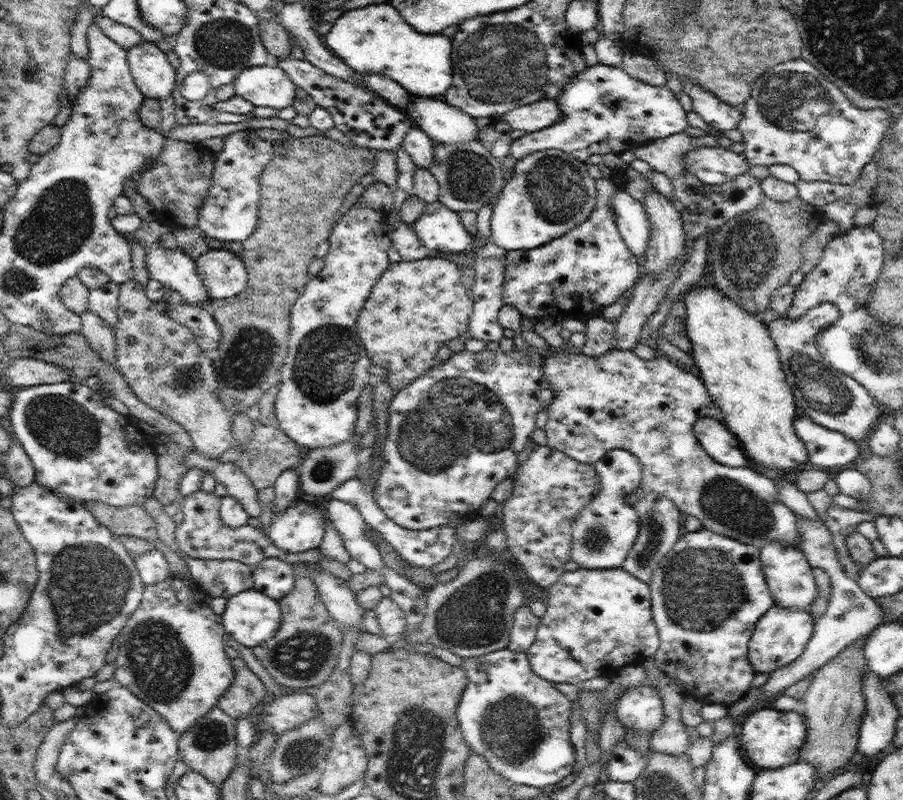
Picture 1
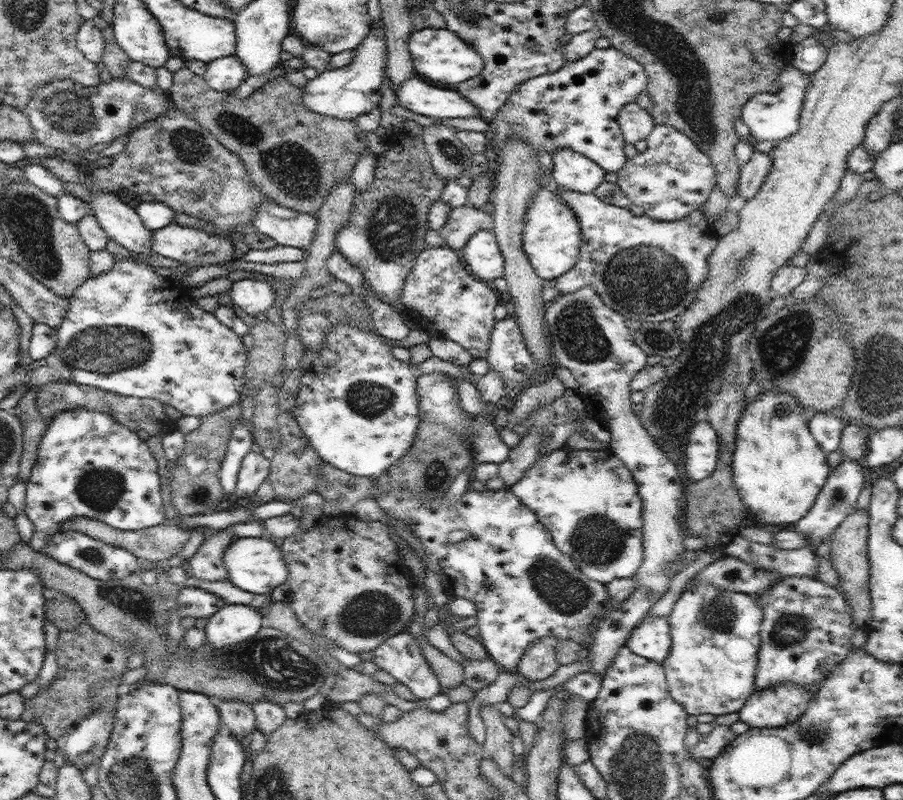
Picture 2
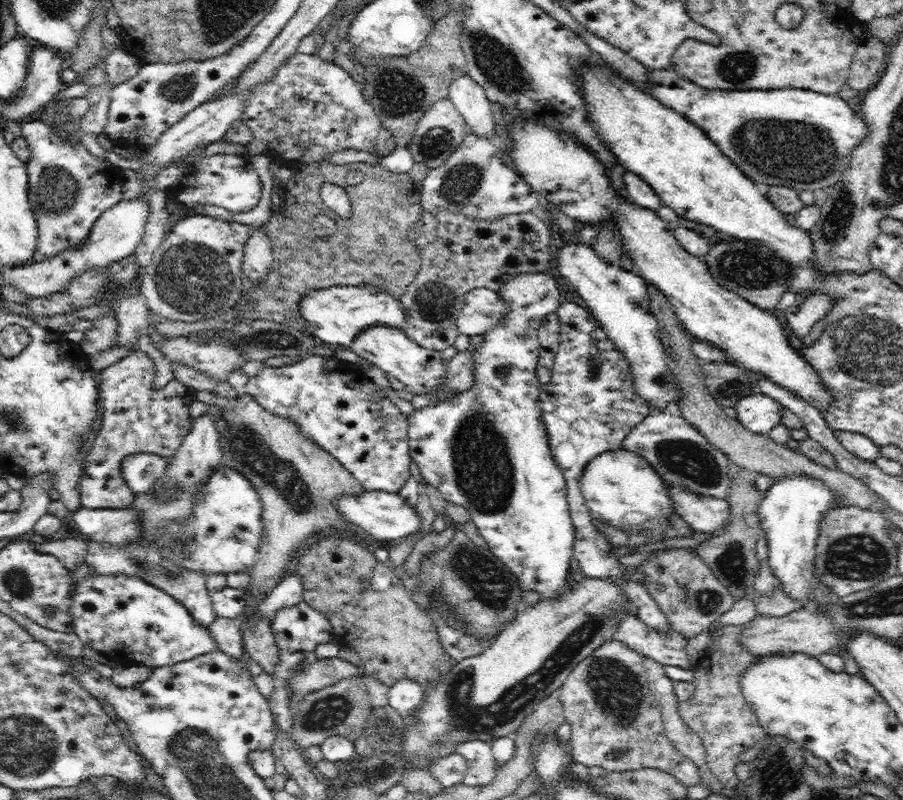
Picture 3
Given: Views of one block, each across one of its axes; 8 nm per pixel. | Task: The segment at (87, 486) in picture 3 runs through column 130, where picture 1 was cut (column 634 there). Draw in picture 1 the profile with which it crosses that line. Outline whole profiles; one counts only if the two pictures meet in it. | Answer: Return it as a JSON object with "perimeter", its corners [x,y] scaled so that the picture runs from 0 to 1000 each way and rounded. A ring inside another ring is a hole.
{"perimeter":[[[631,436],[614,440],[604,449],[600,464],[615,490],[606,510],[608,521],[602,535],[609,560],[621,563],[631,573],[649,580],[658,580],[673,563],[695,563],[707,571],[711,581],[709,608],[691,616],[698,633],[702,633],[717,615],[728,615],[740,621],[752,639],[773,648],[779,660],[793,668],[807,670],[839,686],[854,675],[886,686],[889,675],[882,643],[865,630],[859,603],[829,584],[815,585],[797,580],[775,558],[767,536],[769,529],[777,521],[791,521],[801,528],[796,508],[784,493],[776,473],[753,460],[738,445],[729,444],[715,451],[699,438],[678,436],[666,446],[654,446]]]}

